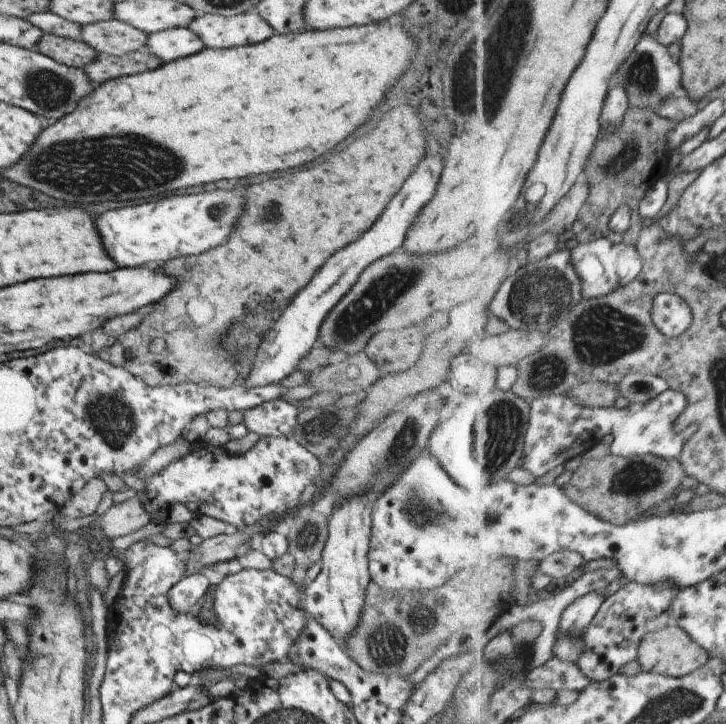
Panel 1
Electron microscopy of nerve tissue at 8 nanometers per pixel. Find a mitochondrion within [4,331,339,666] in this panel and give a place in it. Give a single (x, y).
(115, 421)

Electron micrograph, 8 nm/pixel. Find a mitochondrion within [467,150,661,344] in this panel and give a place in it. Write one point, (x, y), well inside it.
(540, 296)

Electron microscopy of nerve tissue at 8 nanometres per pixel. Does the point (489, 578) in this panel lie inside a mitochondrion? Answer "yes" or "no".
no

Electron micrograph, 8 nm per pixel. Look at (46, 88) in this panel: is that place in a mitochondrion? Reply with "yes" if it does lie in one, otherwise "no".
yes

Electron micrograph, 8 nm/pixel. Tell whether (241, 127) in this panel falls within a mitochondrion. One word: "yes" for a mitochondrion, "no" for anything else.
no

